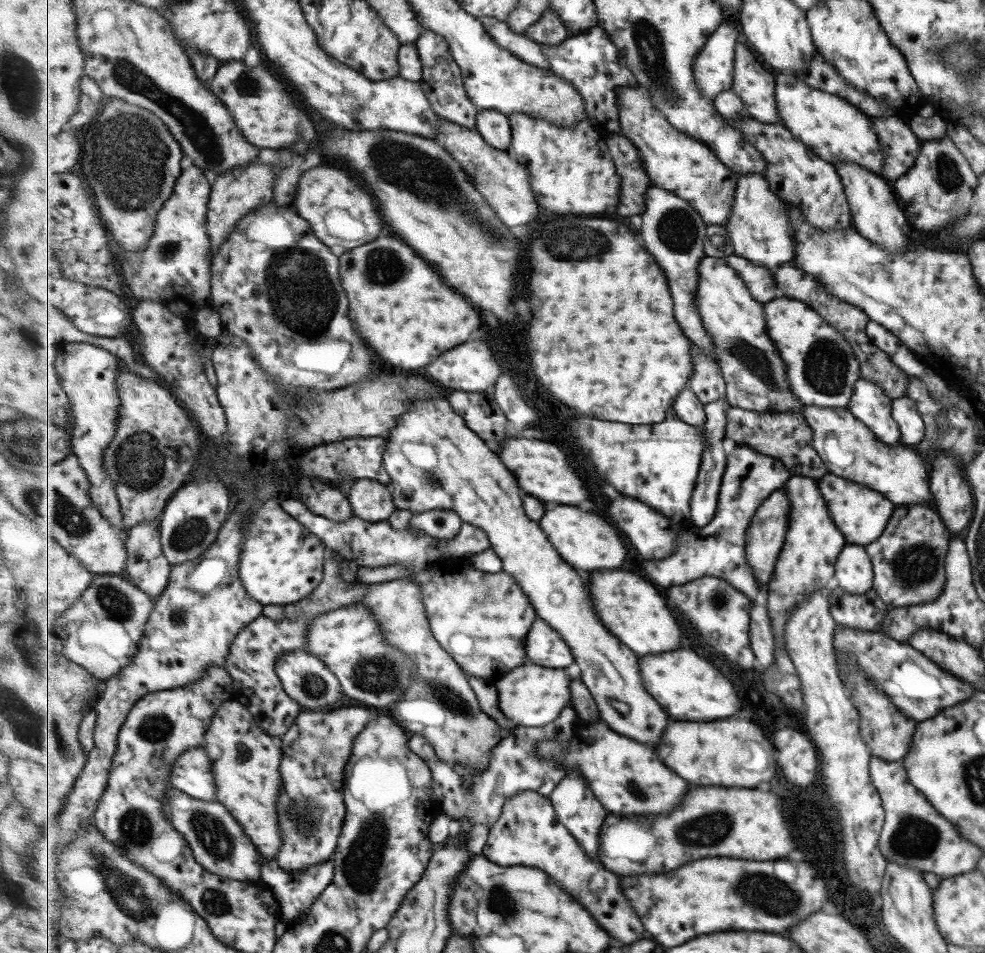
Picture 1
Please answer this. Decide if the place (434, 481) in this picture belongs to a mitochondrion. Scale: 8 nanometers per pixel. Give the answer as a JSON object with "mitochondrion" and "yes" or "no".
{"mitochondrion":"yes"}

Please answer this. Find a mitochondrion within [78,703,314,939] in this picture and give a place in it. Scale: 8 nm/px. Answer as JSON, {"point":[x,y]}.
{"point":[126,893]}

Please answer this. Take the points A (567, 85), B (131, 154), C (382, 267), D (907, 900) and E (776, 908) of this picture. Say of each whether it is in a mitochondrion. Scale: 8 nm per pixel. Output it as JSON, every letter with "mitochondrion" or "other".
{"A":"other","B":"mitochondrion","C":"mitochondrion","D":"other","E":"mitochondrion"}

